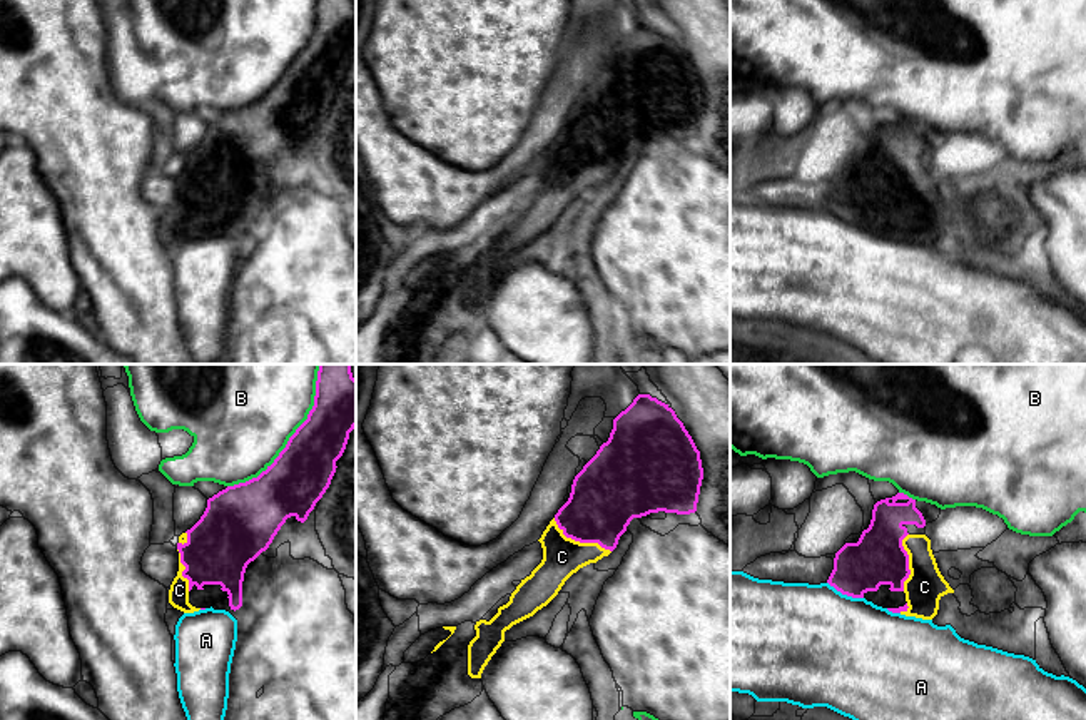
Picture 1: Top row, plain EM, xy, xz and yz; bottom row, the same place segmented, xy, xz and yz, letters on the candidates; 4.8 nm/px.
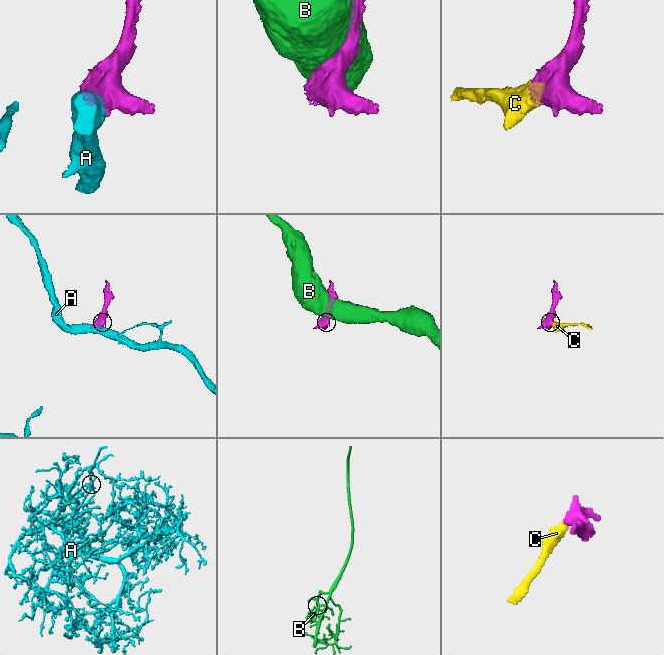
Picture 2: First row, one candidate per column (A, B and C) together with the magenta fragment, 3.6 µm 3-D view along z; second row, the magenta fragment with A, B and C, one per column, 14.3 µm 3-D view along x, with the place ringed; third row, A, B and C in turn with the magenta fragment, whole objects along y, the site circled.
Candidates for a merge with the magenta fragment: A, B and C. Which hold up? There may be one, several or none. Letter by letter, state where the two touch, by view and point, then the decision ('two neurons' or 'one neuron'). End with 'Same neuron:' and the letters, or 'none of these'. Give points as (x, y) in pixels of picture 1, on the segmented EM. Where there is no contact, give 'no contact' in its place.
A: yz (846, 593) | two neurons
B: xy (291, 436) | two neurons
C: xz (580, 542) | one neuron
Same neuron: C

